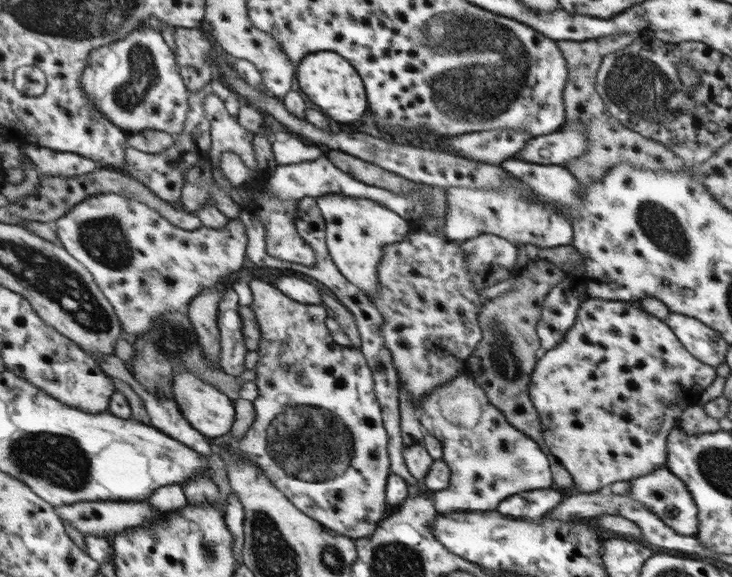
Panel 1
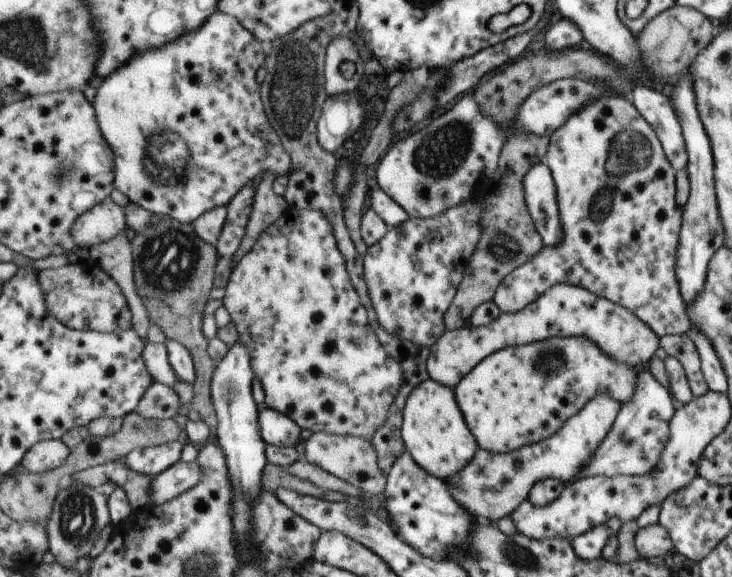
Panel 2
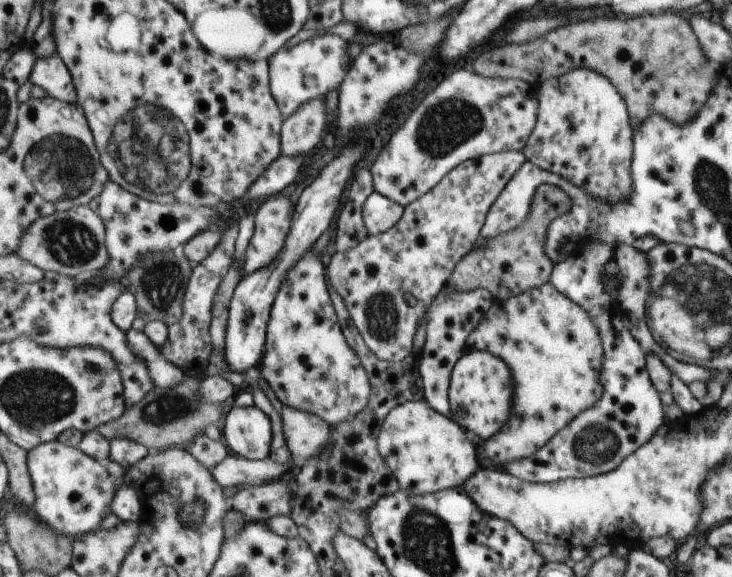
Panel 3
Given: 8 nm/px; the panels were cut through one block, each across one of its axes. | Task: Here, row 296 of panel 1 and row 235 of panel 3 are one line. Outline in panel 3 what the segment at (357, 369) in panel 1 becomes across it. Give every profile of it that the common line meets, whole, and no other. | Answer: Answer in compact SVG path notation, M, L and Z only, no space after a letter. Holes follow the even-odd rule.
M275 194L256 208L253 233L249 240L242 268L245 272L263 269L282 253L294 219L294 205L289 198Z

